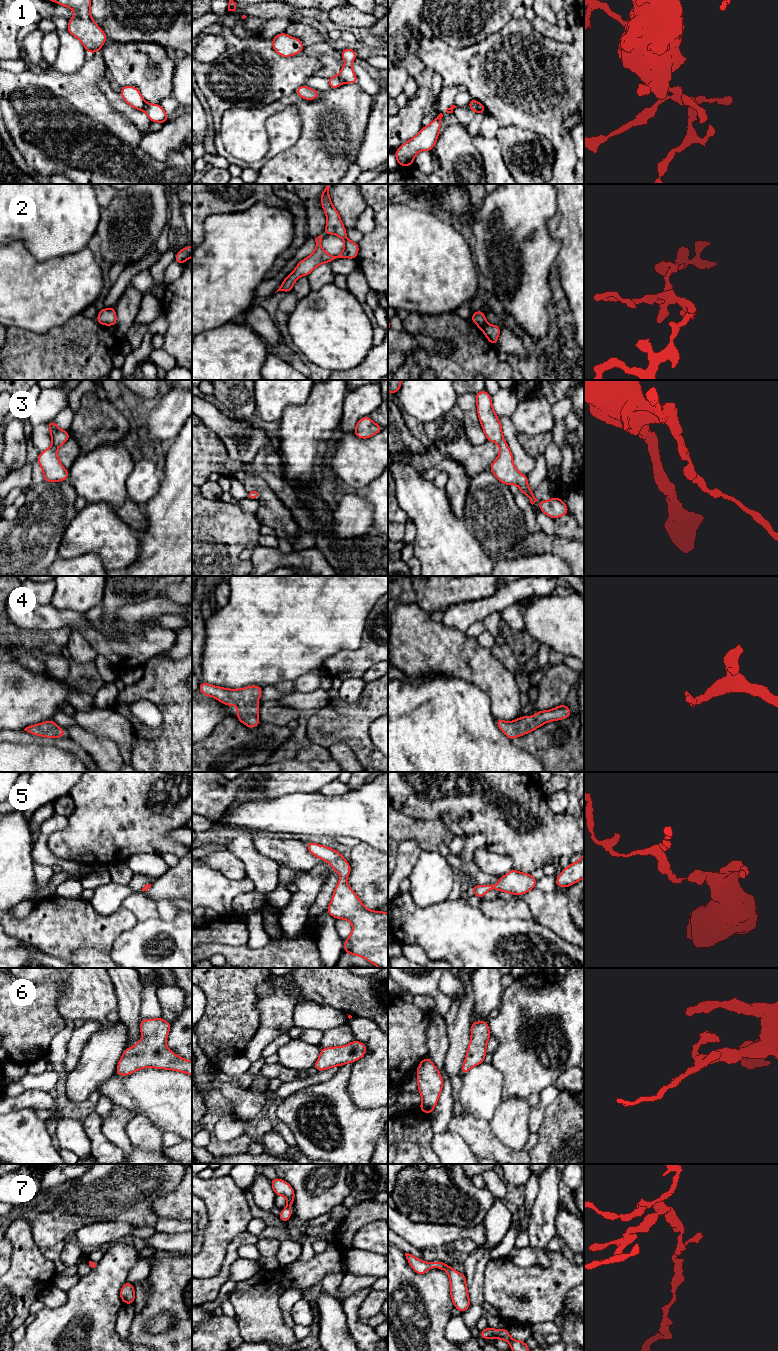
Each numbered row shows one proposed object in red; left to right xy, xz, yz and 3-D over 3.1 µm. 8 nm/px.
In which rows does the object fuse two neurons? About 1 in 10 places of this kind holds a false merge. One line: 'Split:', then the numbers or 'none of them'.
Split: 1

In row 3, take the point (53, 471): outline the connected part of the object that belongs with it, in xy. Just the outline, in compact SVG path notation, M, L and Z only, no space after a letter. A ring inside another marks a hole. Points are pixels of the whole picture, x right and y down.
M54 420L48 423L50 435L52 438L52 445L38 456L38 463L43 471L45 482L59 482L68 479L69 473L60 463L57 450L62 446L70 437L70 433L61 430Z

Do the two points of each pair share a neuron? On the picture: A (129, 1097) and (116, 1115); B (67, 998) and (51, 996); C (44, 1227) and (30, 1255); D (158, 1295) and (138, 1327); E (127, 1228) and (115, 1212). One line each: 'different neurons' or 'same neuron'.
A: different neurons
B: different neurons
C: different neurons
D: same neuron
E: different neurons

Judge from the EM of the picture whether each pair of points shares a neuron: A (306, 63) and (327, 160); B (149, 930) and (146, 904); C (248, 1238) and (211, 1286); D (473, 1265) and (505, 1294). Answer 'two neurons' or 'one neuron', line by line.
A: two neurons
B: two neurons
C: one neuron
D: two neurons

